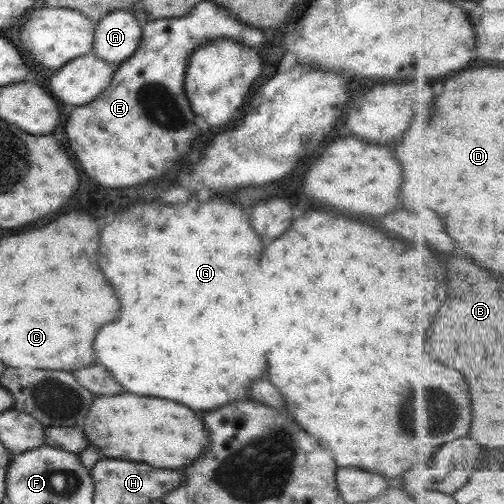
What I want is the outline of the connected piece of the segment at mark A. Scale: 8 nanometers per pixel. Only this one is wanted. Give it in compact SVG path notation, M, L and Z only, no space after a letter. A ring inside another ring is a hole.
M123 10L109 12L105 18L95 22L91 53L114 65L127 60L140 43L140 25Z

